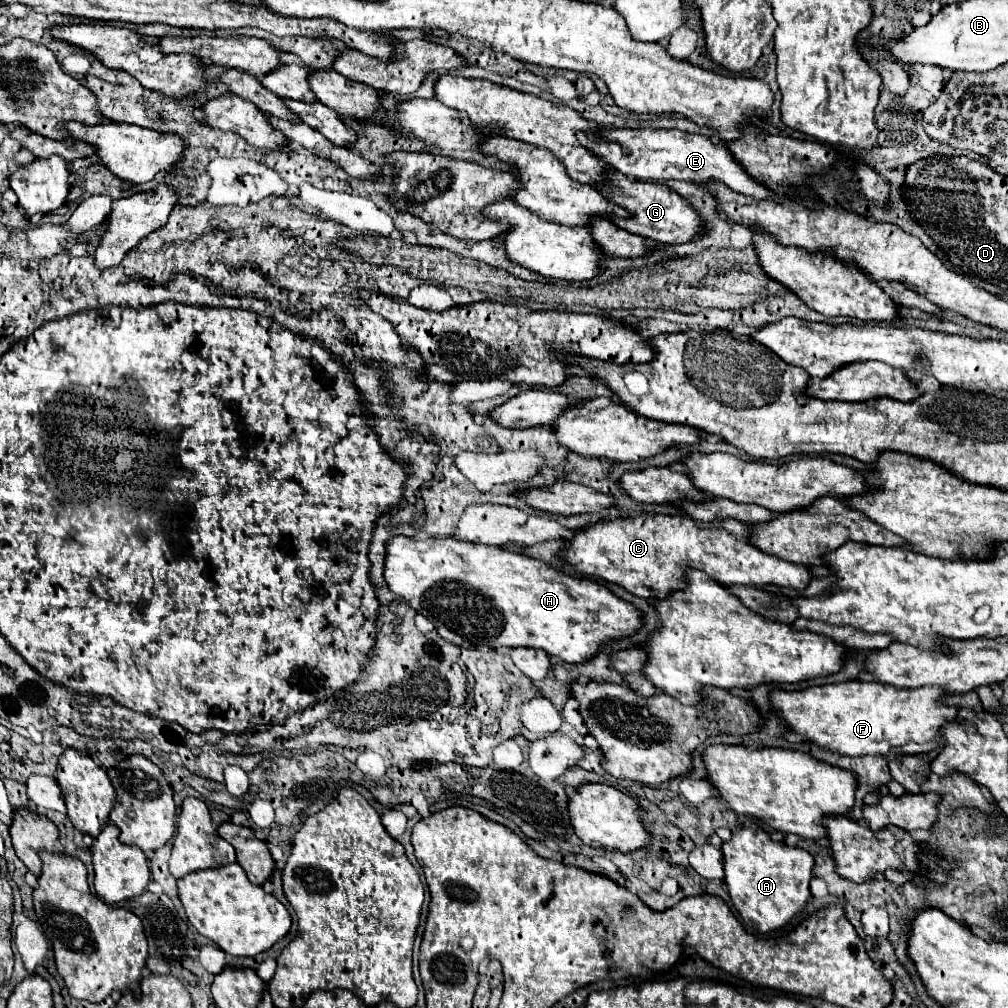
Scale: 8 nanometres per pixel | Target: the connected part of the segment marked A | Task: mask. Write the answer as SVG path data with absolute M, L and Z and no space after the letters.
M758 824L740 826L732 838L722 844L724 854L724 882L734 908L740 912L744 924L760 934L782 928L808 902L810 878L814 858L802 848L790 848L784 842L774 842Z

